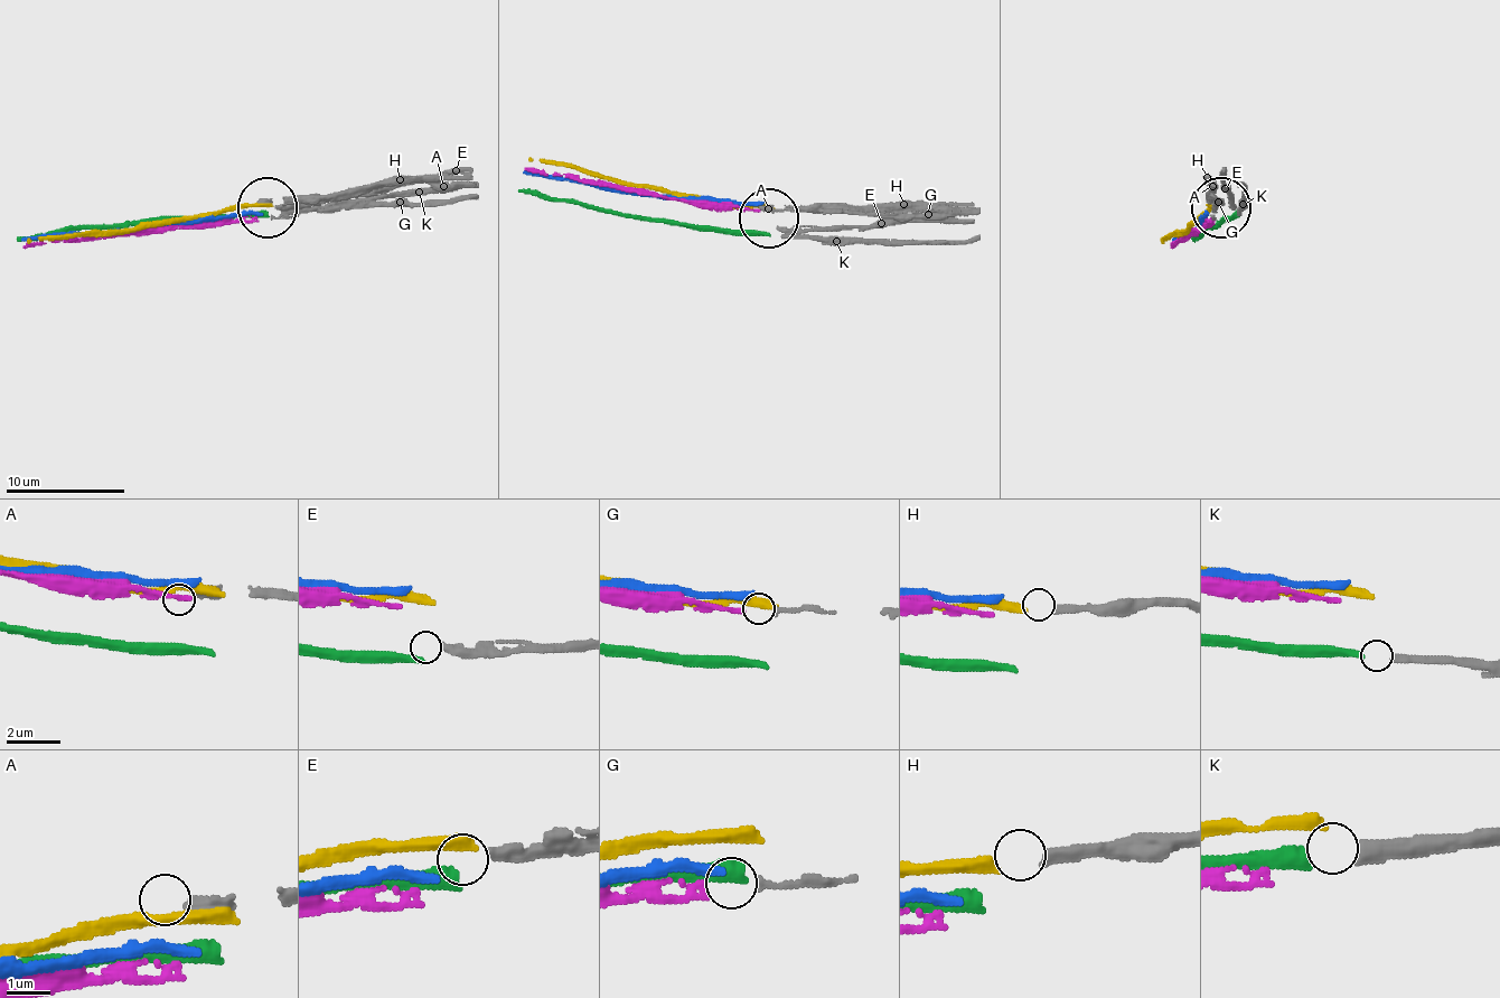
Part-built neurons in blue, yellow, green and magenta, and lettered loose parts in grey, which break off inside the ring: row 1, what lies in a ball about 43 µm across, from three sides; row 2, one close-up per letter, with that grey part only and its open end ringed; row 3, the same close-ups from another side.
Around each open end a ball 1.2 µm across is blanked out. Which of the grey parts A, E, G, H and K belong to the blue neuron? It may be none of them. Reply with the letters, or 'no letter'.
no letter

